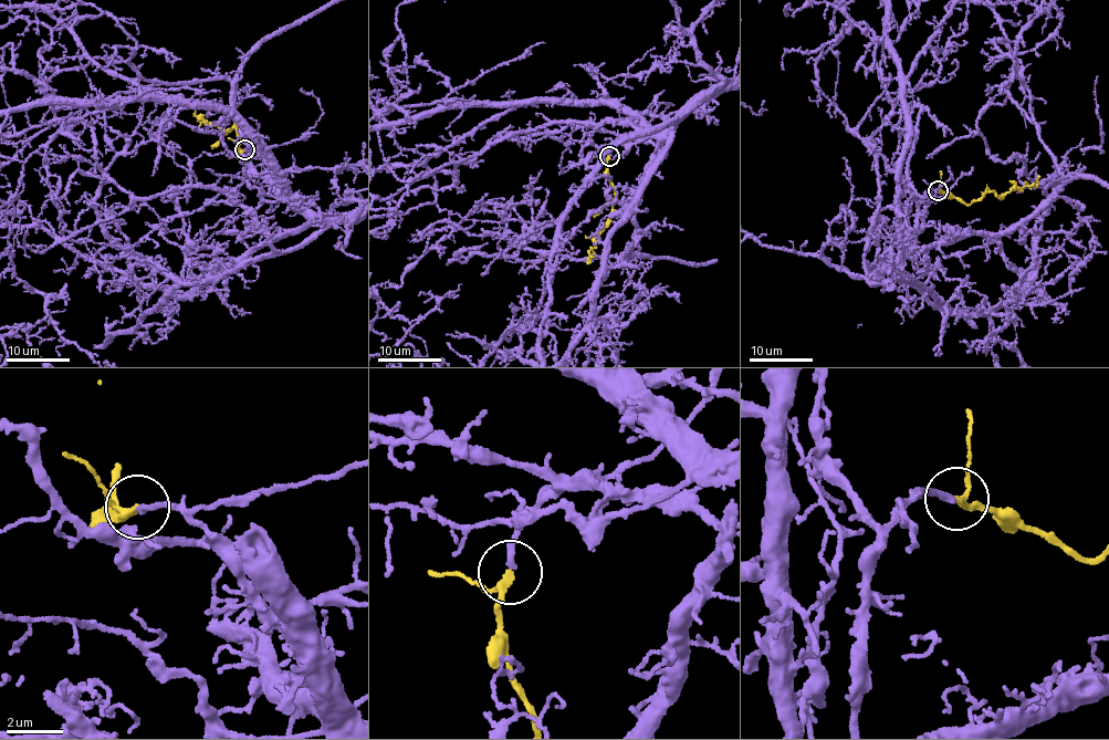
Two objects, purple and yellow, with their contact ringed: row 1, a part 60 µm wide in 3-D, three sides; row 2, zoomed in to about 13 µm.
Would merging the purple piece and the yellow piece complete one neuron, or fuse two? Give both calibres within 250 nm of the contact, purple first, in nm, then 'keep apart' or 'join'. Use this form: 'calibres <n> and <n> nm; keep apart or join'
calibres 240 and 200 nm; join

